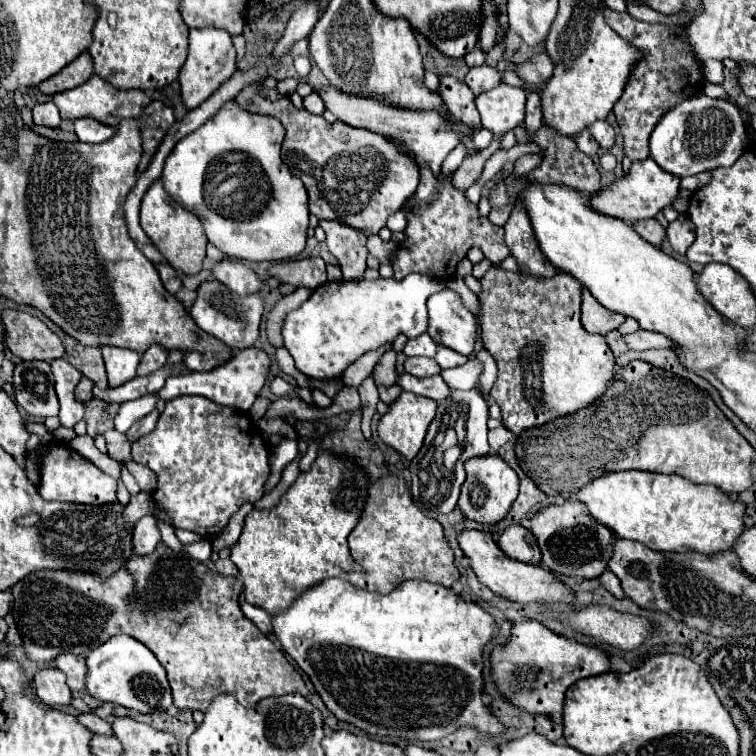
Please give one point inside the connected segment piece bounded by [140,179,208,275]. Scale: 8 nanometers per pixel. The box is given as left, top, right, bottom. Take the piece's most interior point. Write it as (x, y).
(178, 233)

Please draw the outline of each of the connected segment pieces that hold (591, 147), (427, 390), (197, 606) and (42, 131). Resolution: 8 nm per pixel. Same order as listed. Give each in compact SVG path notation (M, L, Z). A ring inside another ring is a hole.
M582 131L578 137L574 137L574 141L576 141L576 145L578 145L578 149L582 151L582 153L586 153L588 157L594 157L596 153L598 153L598 143L588 135L588 131Z
M398 373L396 375L396 385L402 387L402 391L424 395L424 397L430 397L434 401L442 401L450 395L450 389L440 375L418 379L418 377L412 377L410 373Z
M158 543L150 555L134 555L112 579L100 581L92 575L76 575L72 571L36 571L24 583L12 587L14 609L12 617L22 635L26 657L38 665L48 665L62 653L88 655L114 635L126 633L144 643L168 673L174 705L178 709L206 711L212 697L232 693L244 707L254 707L264 697L300 693L308 697L308 689L300 673L288 663L284 653L270 641L250 619L246 619L238 605L242 579L220 575L194 557L176 553L164 543Z
M34 125L32 129L34 129L34 133L46 137L46 139L52 139L52 141L70 141L70 143L78 141L74 133L66 133L62 129L48 129L48 127L38 127L38 125Z

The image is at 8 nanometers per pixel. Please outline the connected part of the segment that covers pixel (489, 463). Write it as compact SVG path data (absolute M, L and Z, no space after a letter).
M482 455L472 457L464 463L466 481L460 491L458 507L466 519L474 519L478 523L498 523L510 511L510 505L518 497L518 475L516 471L500 457L500 455Z

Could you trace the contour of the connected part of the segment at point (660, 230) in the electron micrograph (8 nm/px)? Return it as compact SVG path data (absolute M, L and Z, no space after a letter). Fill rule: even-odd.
M642 219L642 221L634 223L632 227L636 229L636 233L638 233L642 239L646 239L648 243L652 243L652 245L656 245L656 247L660 245L660 241L662 241L664 235L666 235L664 227L662 227L656 219Z

